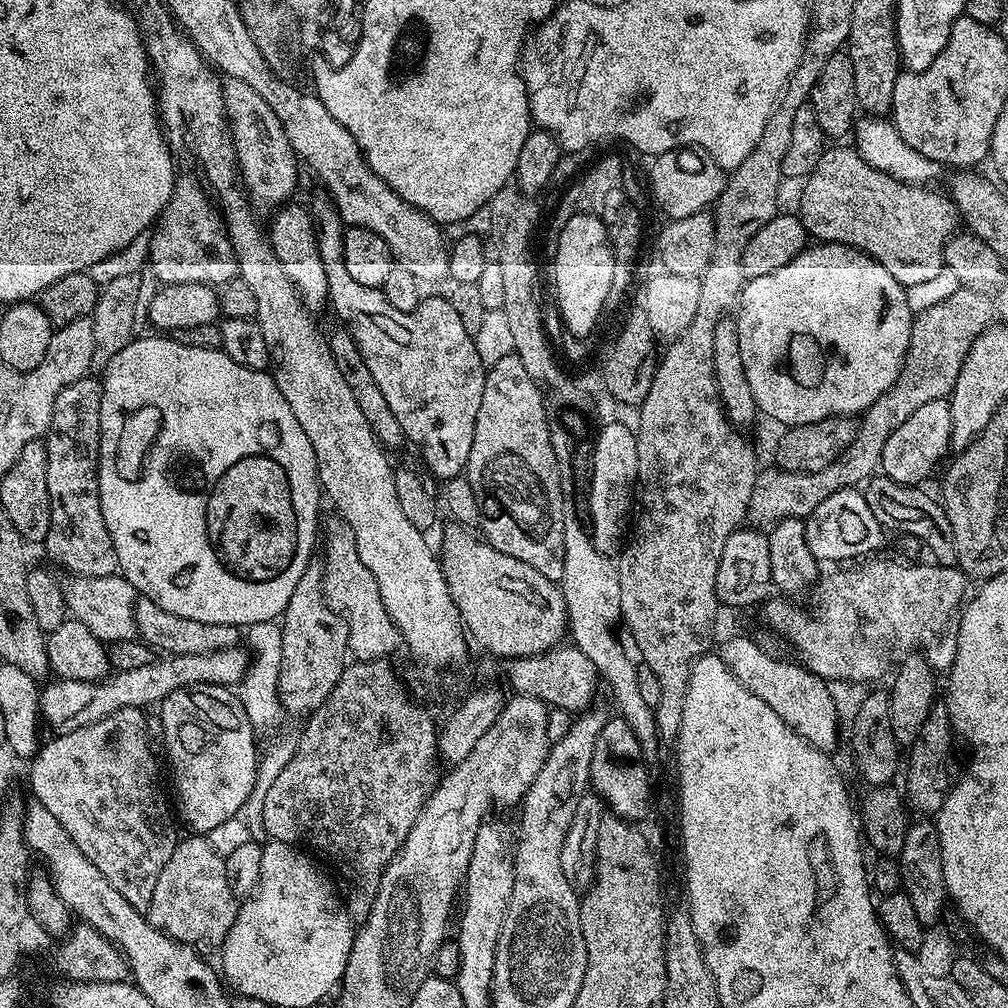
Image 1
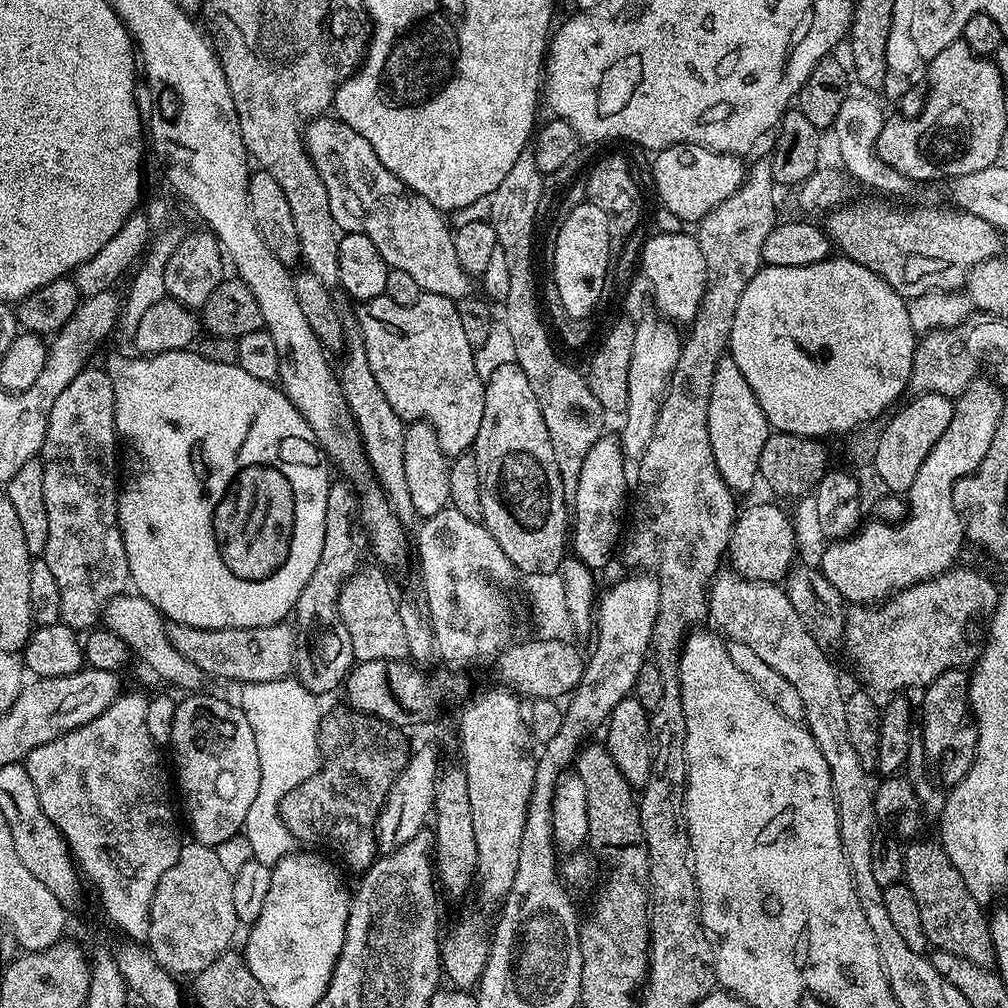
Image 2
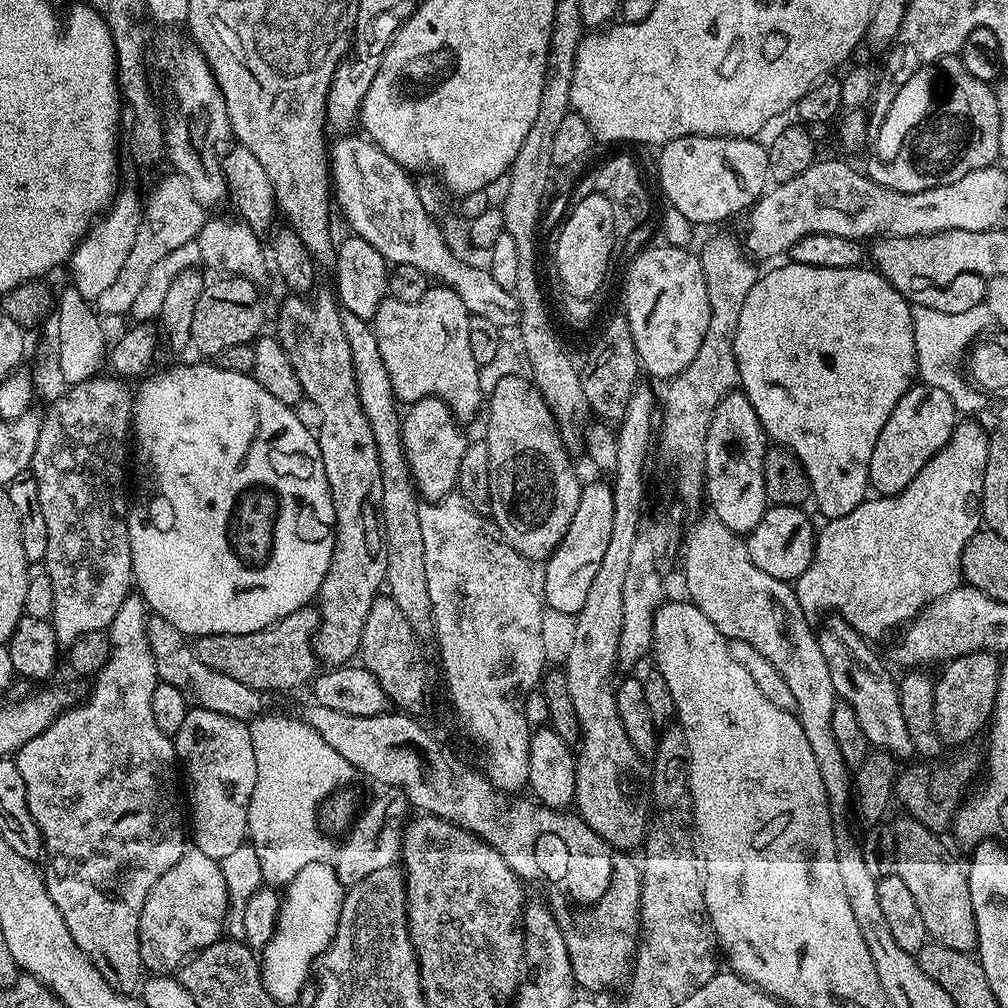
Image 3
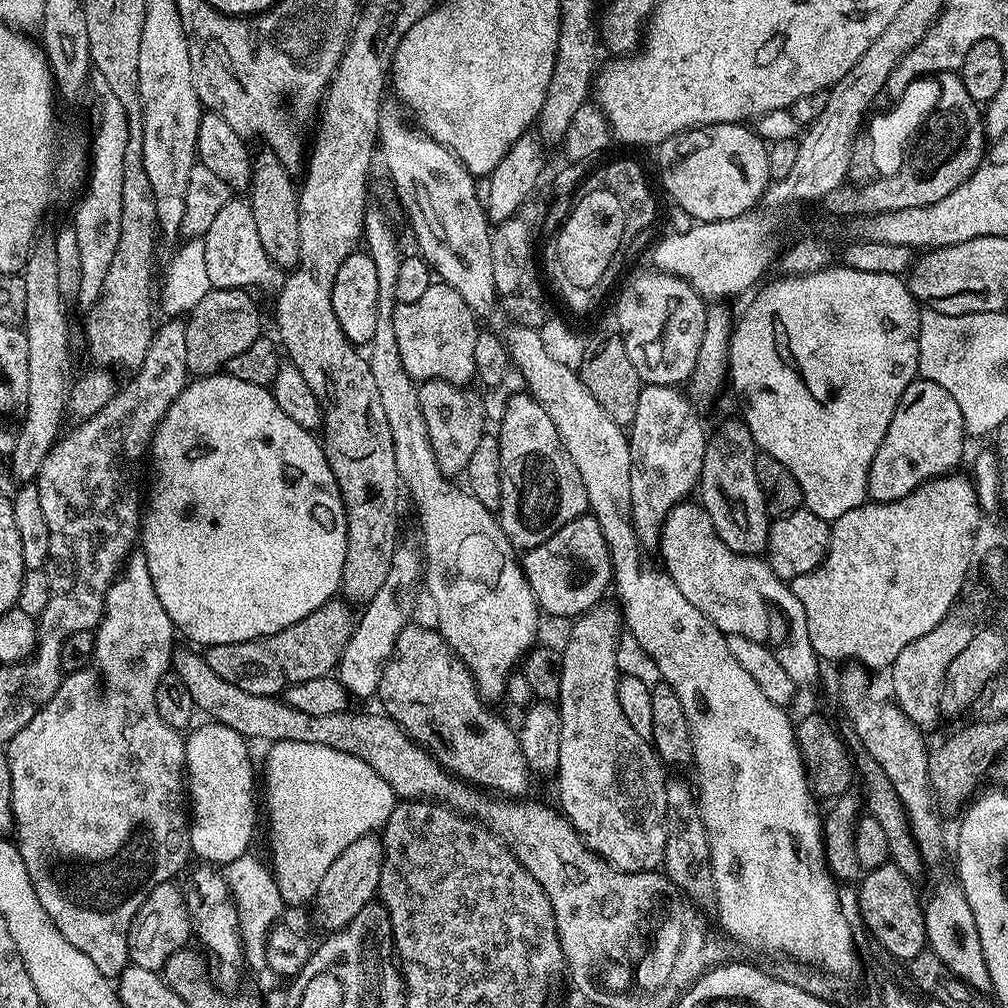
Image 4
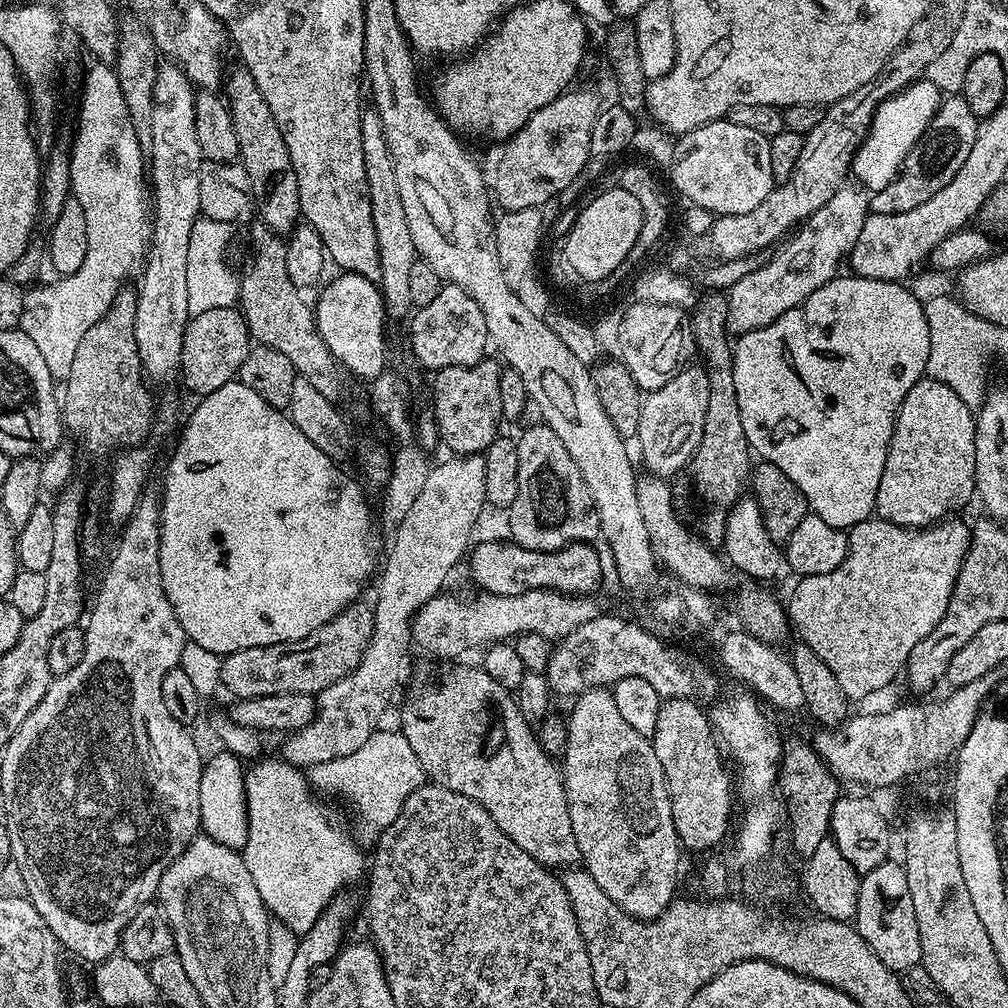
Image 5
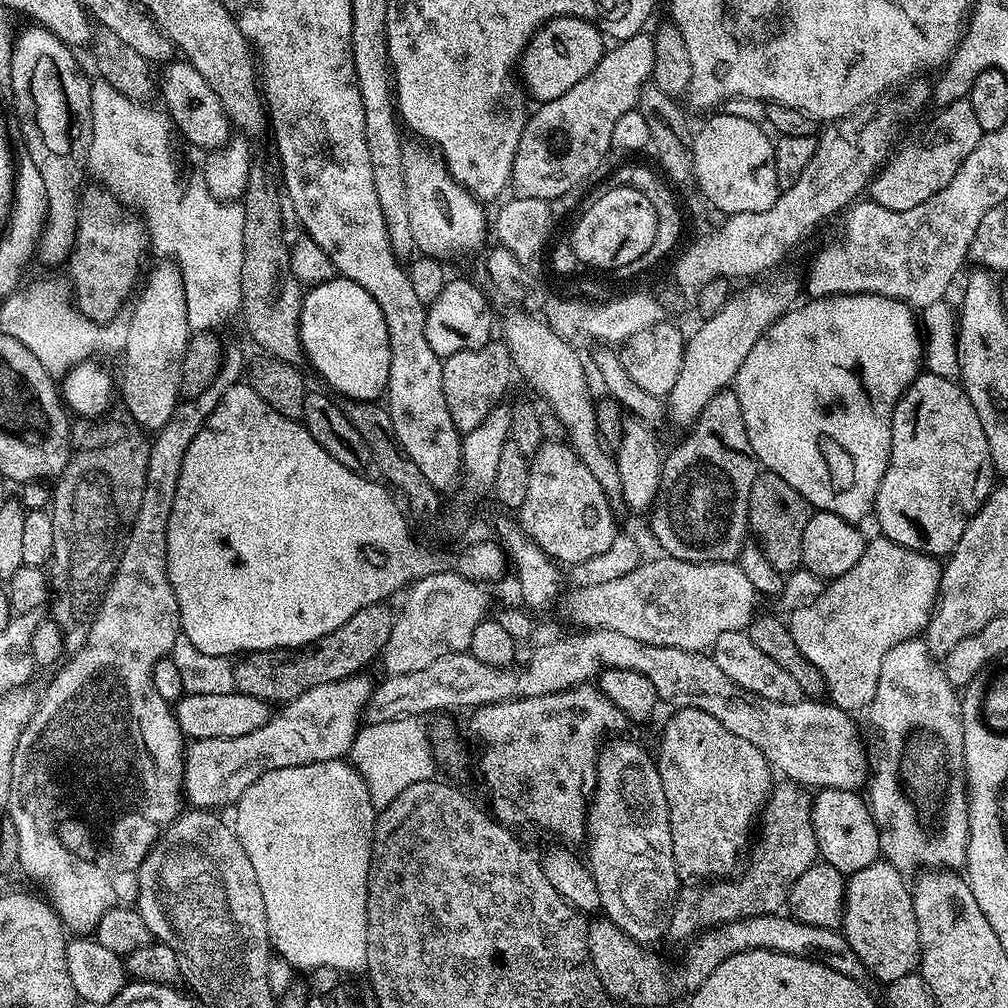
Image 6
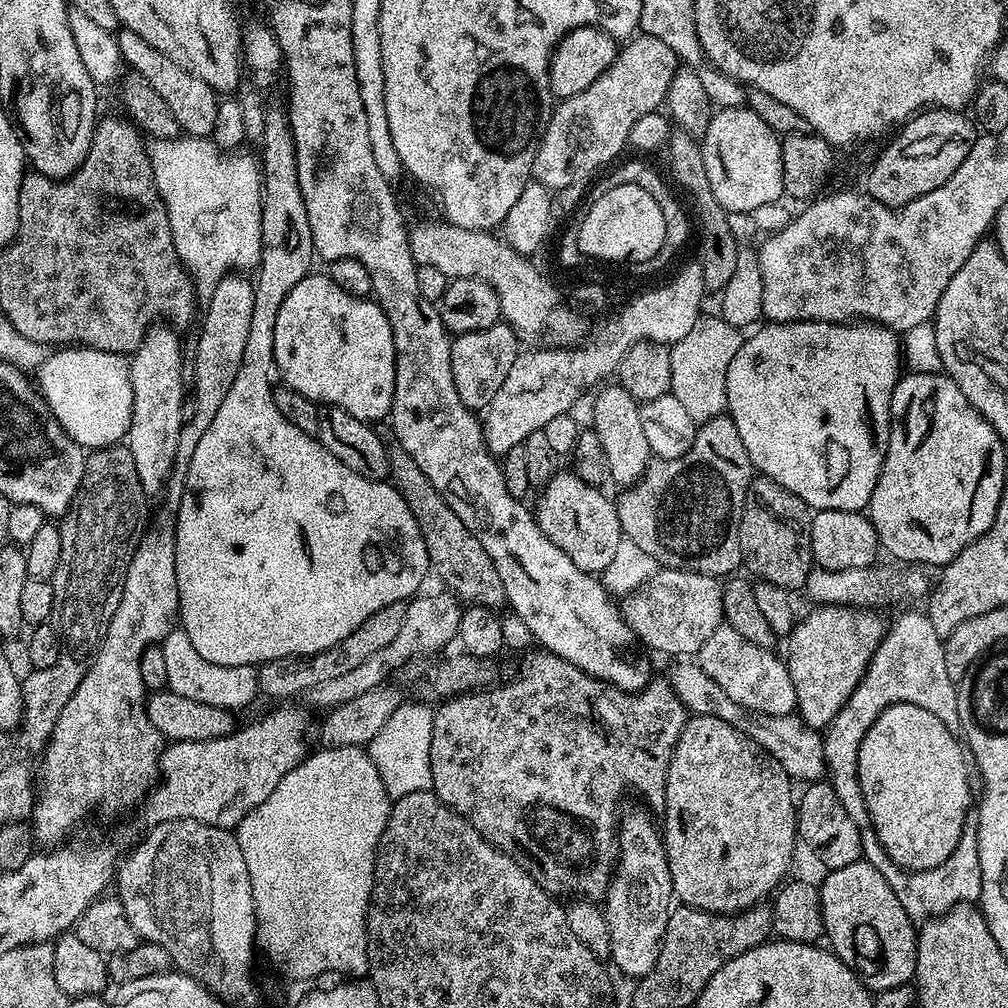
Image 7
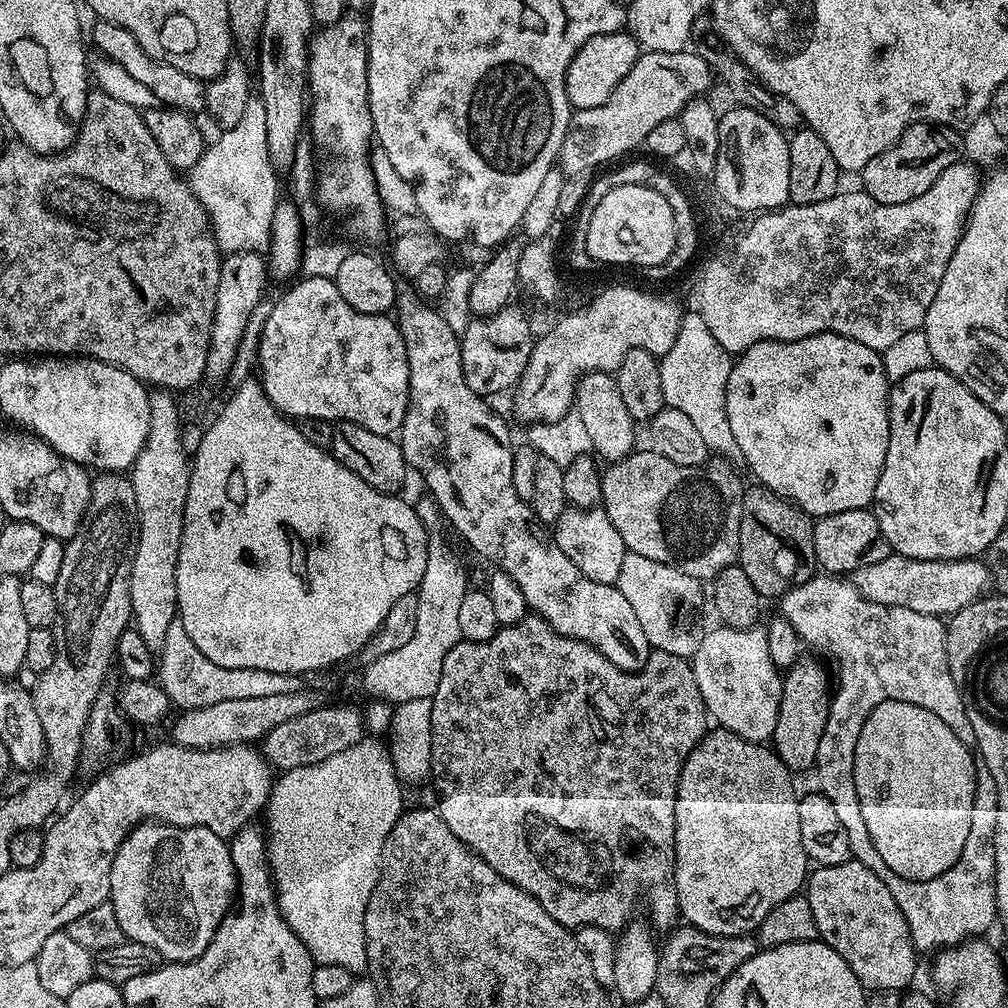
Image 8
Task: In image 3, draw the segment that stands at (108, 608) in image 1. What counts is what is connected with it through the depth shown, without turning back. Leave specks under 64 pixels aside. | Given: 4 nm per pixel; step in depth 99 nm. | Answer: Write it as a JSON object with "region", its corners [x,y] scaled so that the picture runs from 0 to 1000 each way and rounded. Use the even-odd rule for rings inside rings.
{"region":[[[148,610],[147,636],[149,645],[153,649],[156,672],[162,678],[181,685],[181,688],[190,702],[208,704],[212,708],[224,708],[228,712],[243,716],[249,715],[263,705],[263,688],[256,687],[248,681],[240,681],[240,677],[227,673],[225,669],[216,669],[216,665],[208,665],[208,661],[196,657],[193,642],[176,623],[169,621],[169,617],[165,617],[160,611]]]}

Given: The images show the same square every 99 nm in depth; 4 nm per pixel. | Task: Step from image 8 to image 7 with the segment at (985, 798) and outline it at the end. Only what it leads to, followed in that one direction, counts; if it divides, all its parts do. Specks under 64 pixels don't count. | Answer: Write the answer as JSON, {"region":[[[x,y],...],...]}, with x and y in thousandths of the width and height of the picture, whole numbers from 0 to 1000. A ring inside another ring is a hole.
{"region":[[[960,812],[957,814],[955,832],[949,837],[948,849],[940,854],[940,860],[933,861],[933,864],[926,866],[925,877],[921,877],[921,881],[917,881],[917,873],[902,873],[897,861],[890,860],[887,855],[881,857],[878,849],[869,849],[871,835],[867,833],[865,824],[862,823],[864,818],[865,816],[850,817],[855,829],[856,852],[865,857],[867,863],[871,863],[875,871],[879,871],[879,875],[883,875],[887,887],[893,889],[899,907],[905,910],[906,914],[916,915],[926,909],[932,909],[935,905],[942,904],[948,897],[971,894],[974,883],[974,863],[970,855],[970,823],[967,813]]]}

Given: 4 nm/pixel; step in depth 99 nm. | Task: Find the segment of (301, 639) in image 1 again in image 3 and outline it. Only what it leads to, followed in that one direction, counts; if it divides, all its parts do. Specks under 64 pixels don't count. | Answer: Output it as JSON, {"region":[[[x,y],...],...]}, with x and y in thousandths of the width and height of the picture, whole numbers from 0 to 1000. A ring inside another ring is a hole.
{"region":[[[319,288],[315,294],[310,295],[296,292],[284,295],[272,331],[284,347],[302,393],[310,396],[317,412],[317,429],[313,430],[313,435],[329,491],[333,533],[327,562],[317,582],[317,622],[310,633],[310,646],[318,660],[341,661],[348,656],[345,655],[348,651],[356,648],[363,609],[382,582],[384,550],[377,513],[379,468],[375,442],[356,398],[349,351],[339,327],[337,306],[332,293],[325,290]]]}

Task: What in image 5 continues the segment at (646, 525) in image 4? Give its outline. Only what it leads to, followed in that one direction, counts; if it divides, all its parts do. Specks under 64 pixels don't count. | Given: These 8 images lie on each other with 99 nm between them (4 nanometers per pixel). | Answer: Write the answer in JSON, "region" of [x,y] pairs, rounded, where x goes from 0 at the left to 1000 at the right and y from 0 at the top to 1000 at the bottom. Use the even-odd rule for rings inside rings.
{"region":[[[680,363],[661,383],[642,390],[635,402],[633,427],[629,434],[635,439],[635,452],[644,469],[651,474],[674,473],[680,467],[685,454],[696,438],[696,423],[700,423],[700,399],[702,398],[701,371],[697,364]]]}

